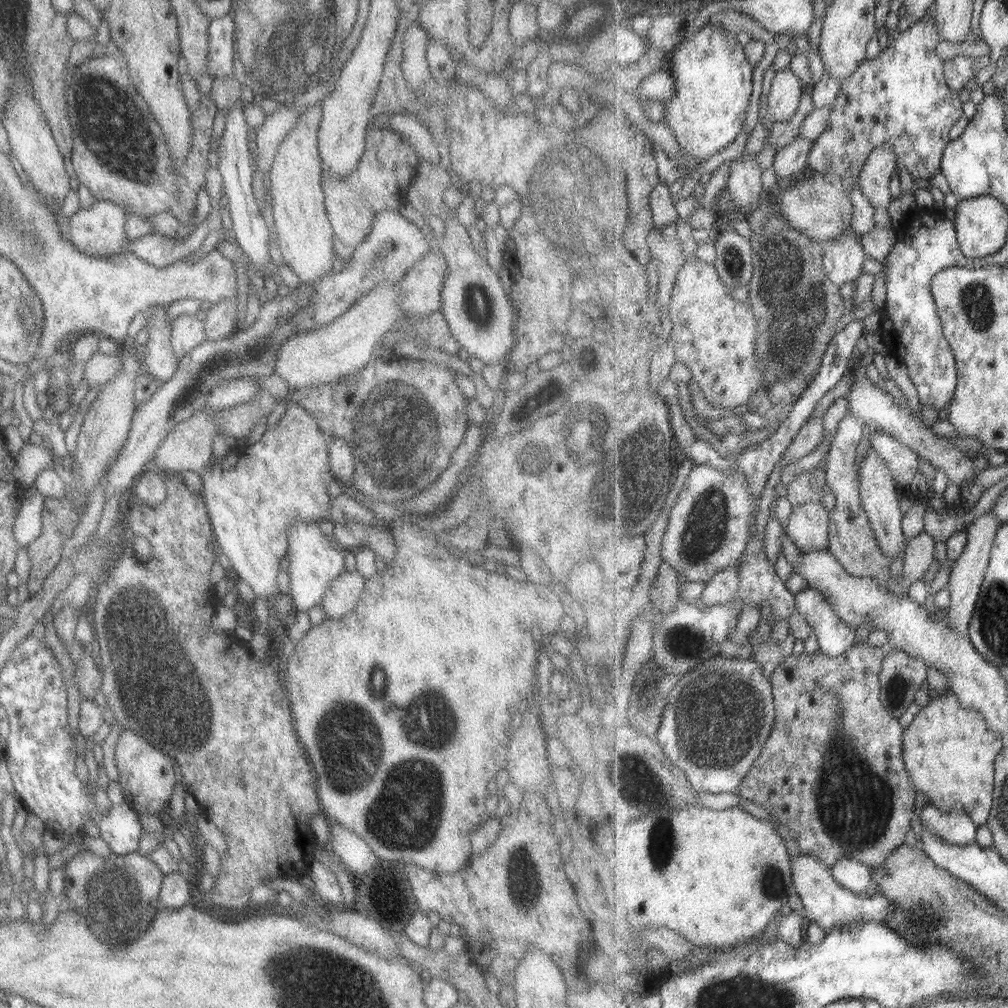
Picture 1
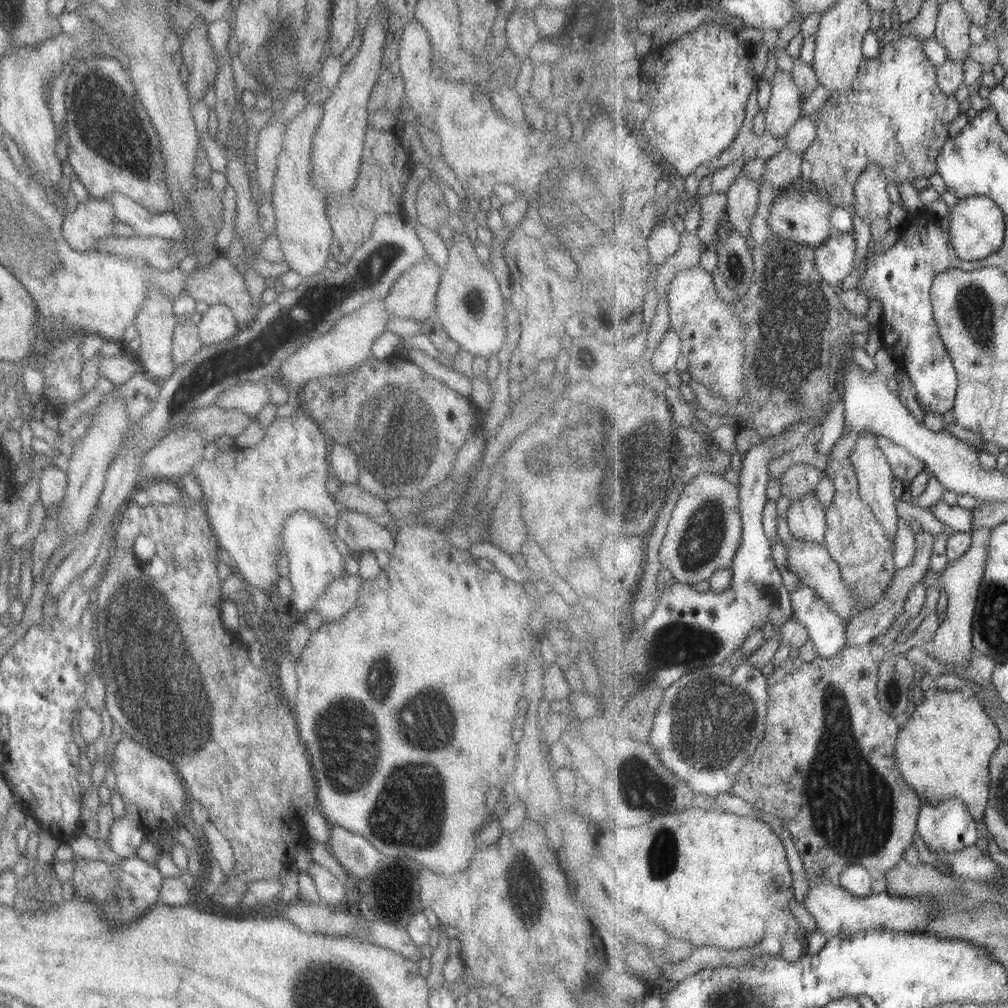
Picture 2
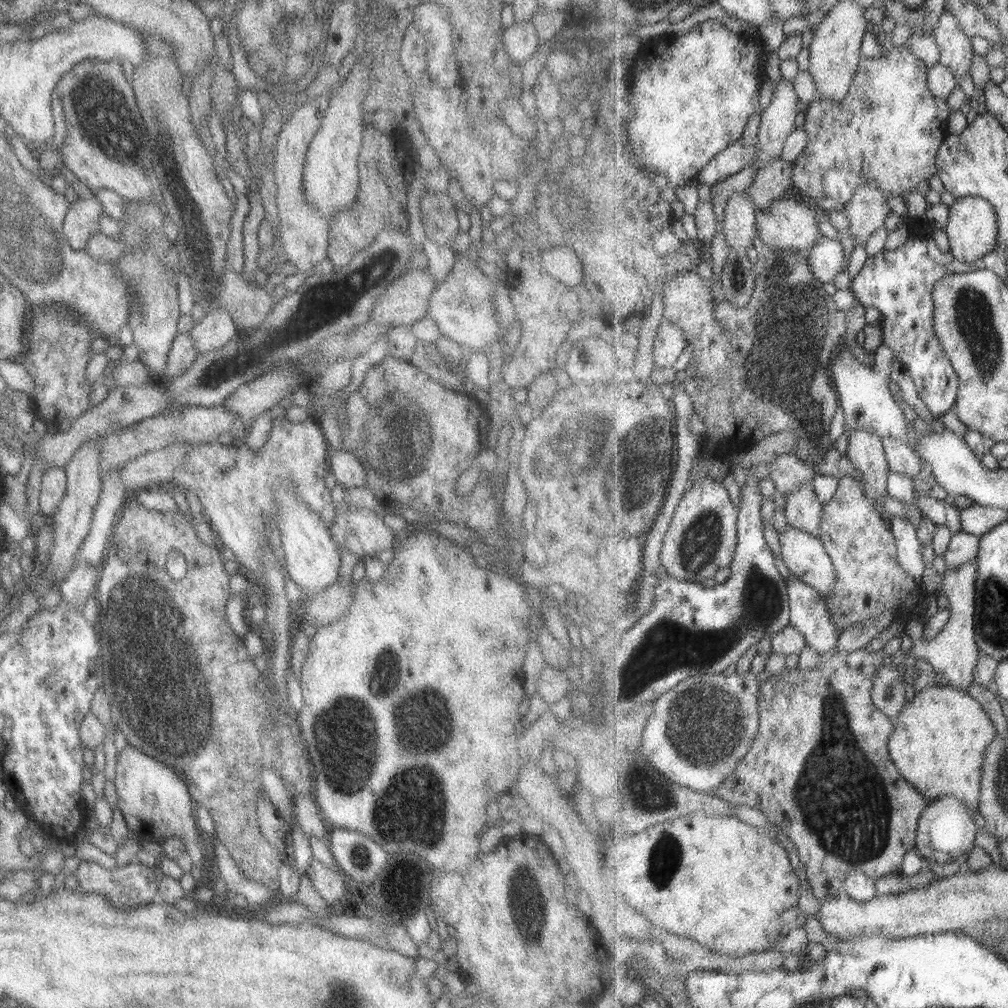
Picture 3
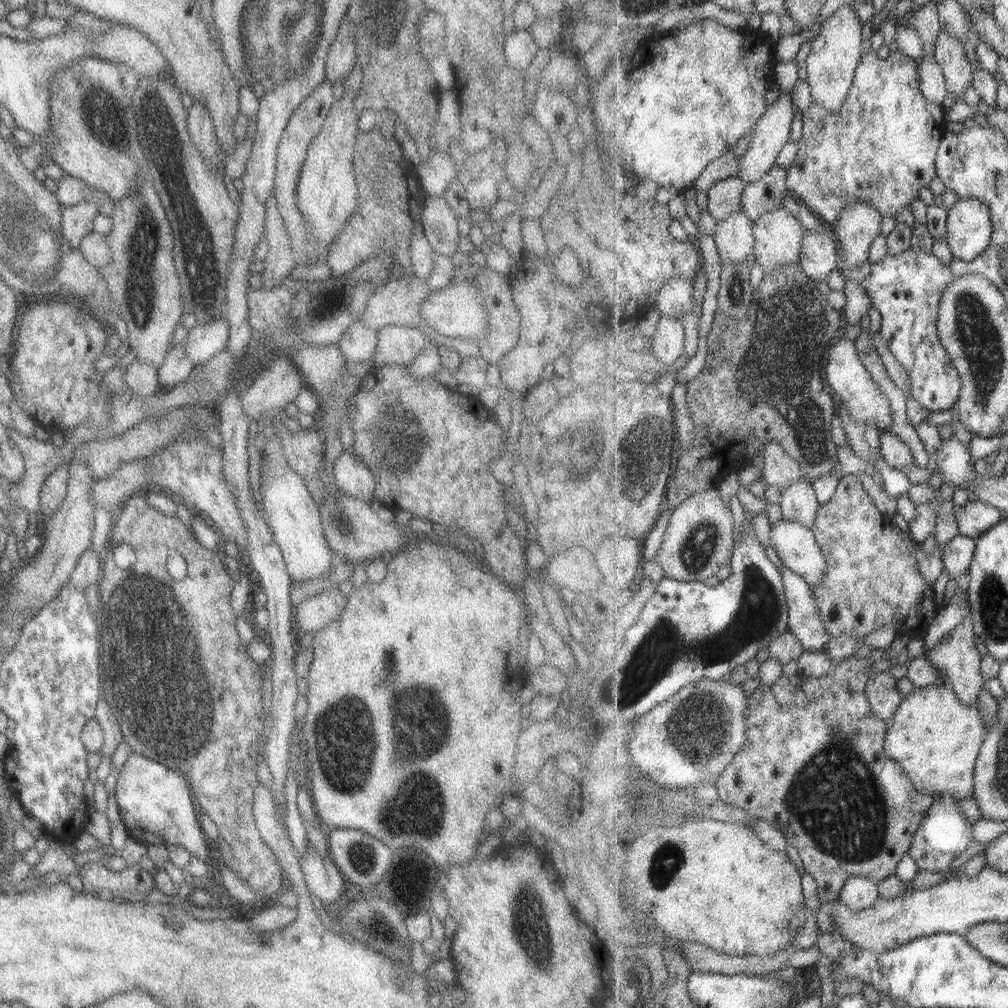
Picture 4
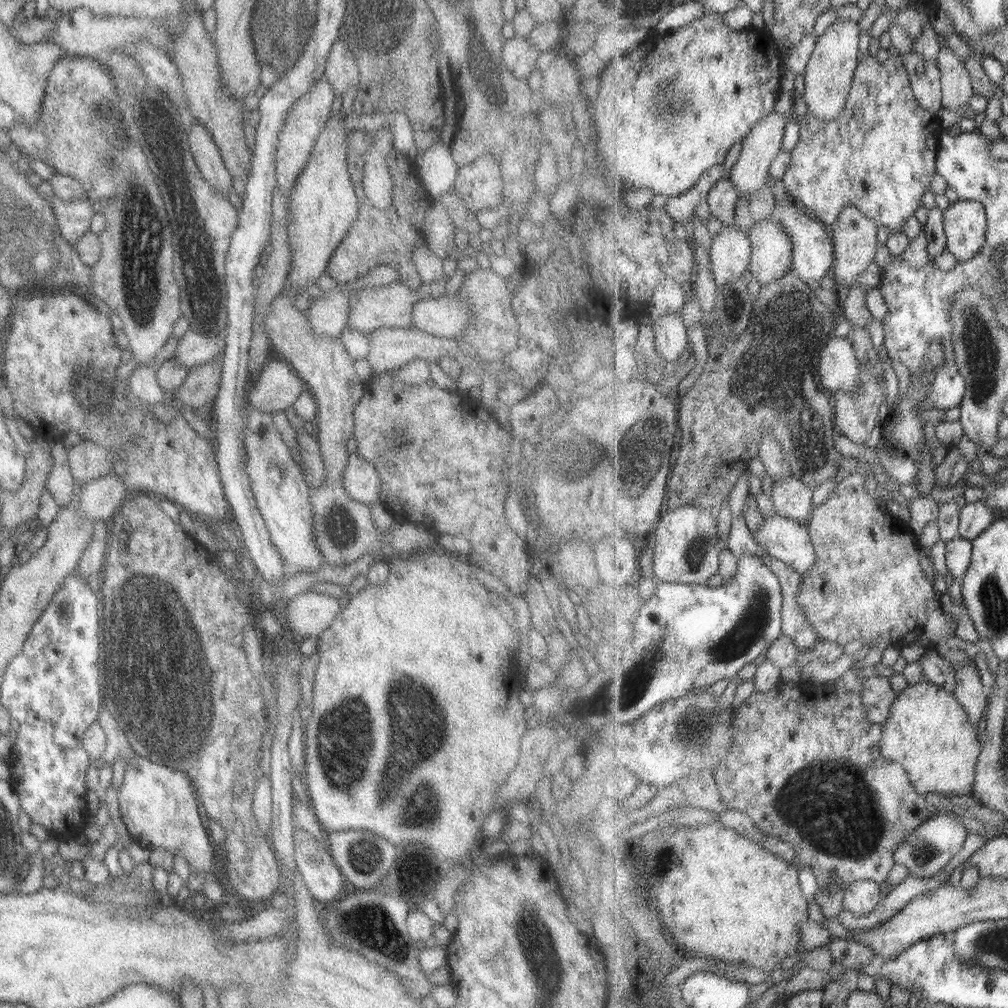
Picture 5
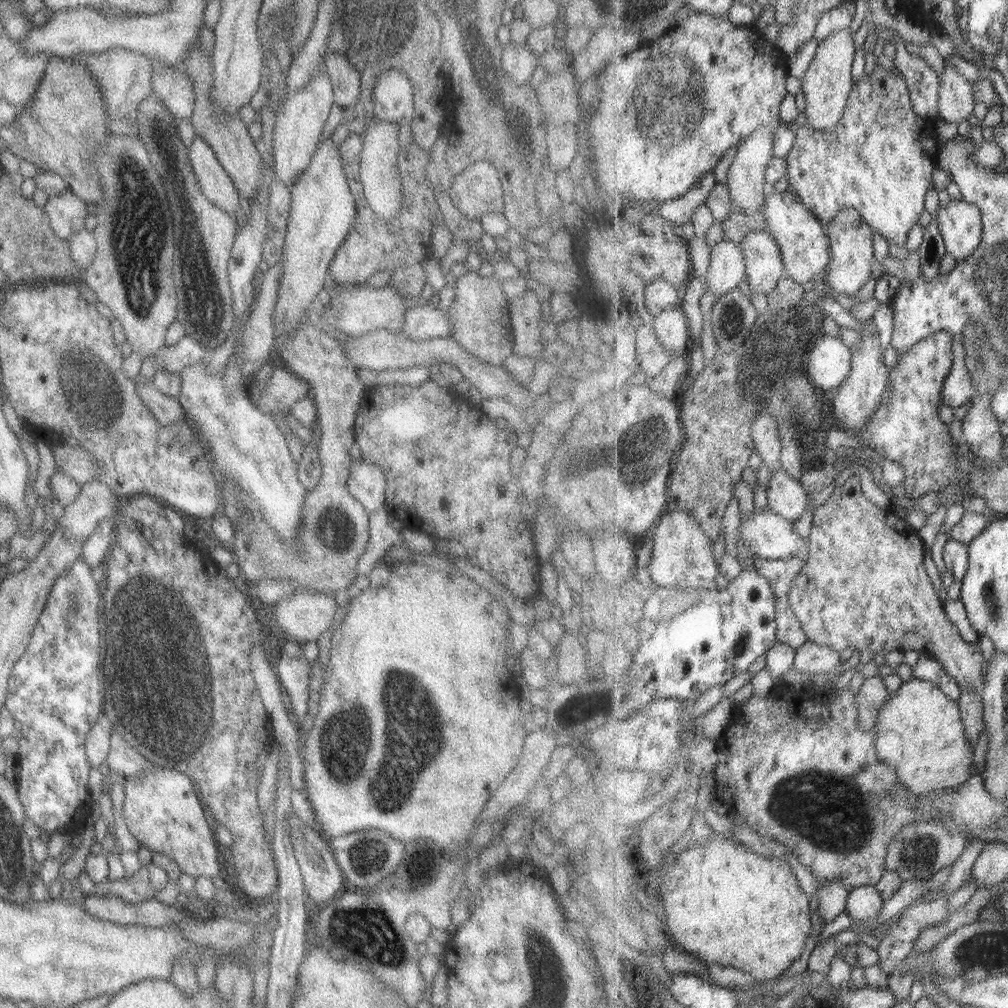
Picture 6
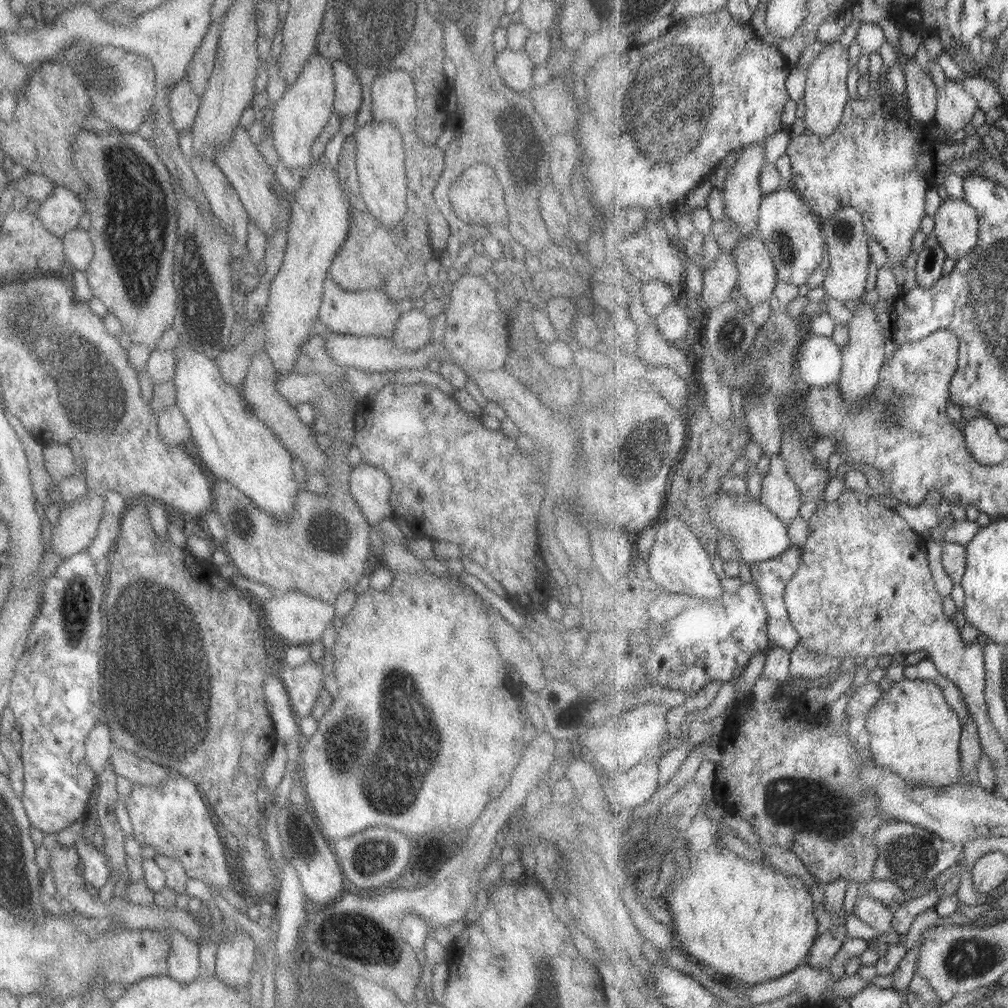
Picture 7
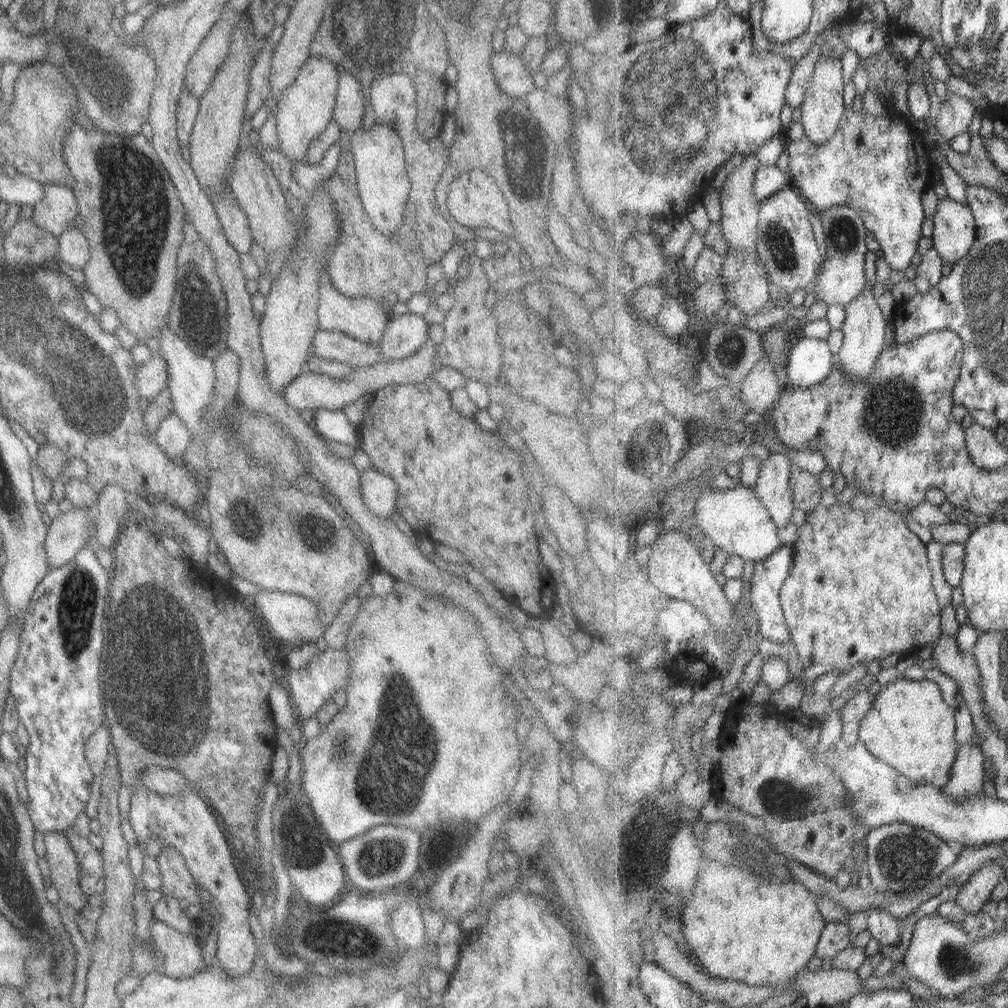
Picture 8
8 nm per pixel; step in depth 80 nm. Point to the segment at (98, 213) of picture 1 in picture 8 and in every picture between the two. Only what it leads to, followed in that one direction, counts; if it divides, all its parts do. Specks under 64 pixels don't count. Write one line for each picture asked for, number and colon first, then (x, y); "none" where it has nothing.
2: (92, 220)
3: (80, 222)
4: (76, 221)
5: (73, 218)
6: (65, 213)
7: (60, 212)
8: (54, 213)

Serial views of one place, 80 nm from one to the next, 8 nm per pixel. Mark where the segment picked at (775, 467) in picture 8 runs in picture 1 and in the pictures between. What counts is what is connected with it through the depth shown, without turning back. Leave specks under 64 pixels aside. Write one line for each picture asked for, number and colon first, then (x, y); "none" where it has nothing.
1: (808, 525)
2: (807, 519)
3: (804, 510)
4: (799, 502)
5: (792, 497)
6: (787, 496)
7: (779, 493)

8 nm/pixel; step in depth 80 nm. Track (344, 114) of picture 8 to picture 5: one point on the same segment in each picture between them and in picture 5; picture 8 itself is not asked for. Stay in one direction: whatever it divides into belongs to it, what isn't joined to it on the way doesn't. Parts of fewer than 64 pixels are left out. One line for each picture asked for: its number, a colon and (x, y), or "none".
5: (340, 71)
6: (344, 79)
7: (347, 94)

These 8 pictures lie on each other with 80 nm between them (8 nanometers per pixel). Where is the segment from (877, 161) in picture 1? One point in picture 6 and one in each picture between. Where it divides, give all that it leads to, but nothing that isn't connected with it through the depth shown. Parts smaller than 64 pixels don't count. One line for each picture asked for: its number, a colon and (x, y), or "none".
2: (872, 201)
3: (868, 210)
4: (859, 224)
5: (855, 235)
6: (852, 265)

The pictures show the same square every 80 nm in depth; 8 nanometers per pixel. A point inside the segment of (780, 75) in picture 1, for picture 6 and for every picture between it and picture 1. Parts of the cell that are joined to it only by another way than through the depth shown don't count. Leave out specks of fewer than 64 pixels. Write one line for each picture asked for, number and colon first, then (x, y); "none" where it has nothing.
2: (784, 110)
3: (778, 118)
4: (771, 134)
5: (751, 172)
6: (747, 181)

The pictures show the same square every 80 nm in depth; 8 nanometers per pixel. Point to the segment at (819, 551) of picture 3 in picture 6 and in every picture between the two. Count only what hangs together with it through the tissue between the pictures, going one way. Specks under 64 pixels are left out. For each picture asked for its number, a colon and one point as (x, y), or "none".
4: (796, 545)
5: (784, 539)
6: (769, 535)

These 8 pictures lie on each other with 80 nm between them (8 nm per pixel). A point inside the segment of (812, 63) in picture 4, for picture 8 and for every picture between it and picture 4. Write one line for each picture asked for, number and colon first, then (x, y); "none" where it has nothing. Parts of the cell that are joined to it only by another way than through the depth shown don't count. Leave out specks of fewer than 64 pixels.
5: (829, 76)
6: (827, 85)
7: (826, 98)
8: (823, 109)

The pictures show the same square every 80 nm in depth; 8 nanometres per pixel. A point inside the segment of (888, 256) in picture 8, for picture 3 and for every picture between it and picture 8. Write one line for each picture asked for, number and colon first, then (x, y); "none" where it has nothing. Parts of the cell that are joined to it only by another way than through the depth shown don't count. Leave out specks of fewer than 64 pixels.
3: (889, 129)
4: (881, 147)
5: (879, 156)
6: (880, 159)
7: (880, 161)

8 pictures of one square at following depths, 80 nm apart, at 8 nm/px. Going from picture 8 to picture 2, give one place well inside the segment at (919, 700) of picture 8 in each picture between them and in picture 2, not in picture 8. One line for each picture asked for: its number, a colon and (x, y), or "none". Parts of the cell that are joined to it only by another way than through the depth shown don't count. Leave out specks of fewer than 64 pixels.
2: (944, 748)
3: (939, 745)
4: (934, 736)
5: (929, 732)
6: (920, 733)
7: (913, 730)

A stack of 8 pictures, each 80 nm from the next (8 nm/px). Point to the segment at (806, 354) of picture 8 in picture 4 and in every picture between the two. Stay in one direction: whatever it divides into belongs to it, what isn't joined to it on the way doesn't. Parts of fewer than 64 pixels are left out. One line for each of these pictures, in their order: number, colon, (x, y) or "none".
4: (852, 384)
5: (838, 370)
6: (829, 362)
7: (820, 362)

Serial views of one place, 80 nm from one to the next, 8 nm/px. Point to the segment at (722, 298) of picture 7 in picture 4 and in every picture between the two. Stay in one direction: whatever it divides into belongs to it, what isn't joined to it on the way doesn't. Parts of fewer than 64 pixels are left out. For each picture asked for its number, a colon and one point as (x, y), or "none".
4: (735, 239)
5: (731, 253)
6: (727, 269)

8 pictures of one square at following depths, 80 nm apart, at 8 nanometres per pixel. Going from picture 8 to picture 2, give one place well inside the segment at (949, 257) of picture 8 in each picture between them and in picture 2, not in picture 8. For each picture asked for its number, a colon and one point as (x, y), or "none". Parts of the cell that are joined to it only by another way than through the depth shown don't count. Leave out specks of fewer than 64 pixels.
2: (977, 224)
3: (973, 230)
4: (970, 230)
5: (966, 222)
6: (961, 224)
7: (957, 226)

